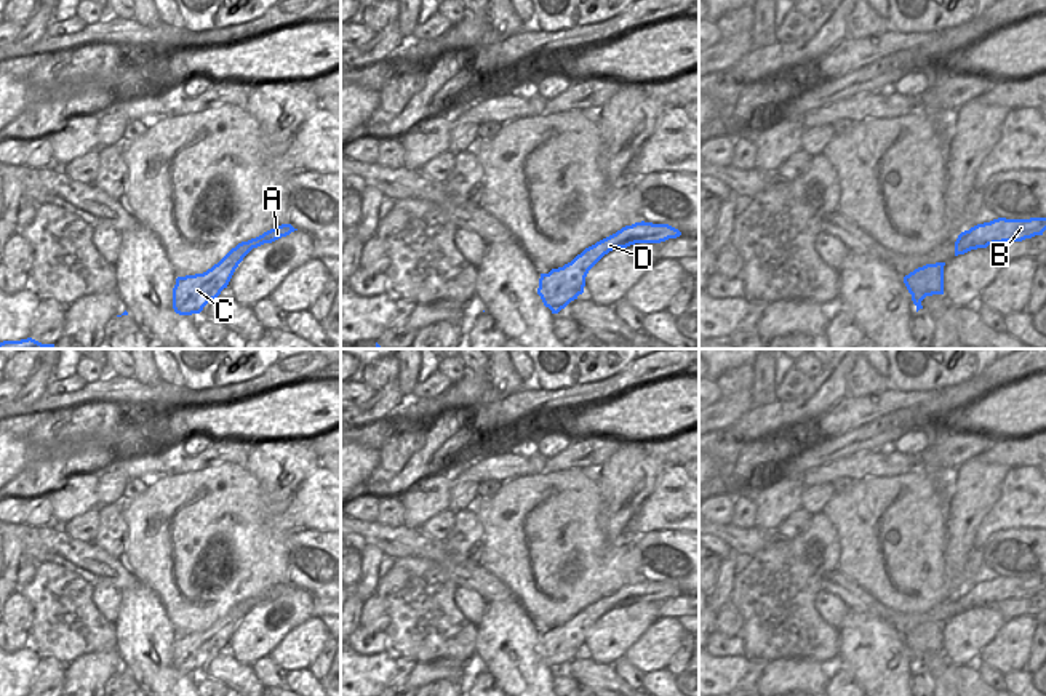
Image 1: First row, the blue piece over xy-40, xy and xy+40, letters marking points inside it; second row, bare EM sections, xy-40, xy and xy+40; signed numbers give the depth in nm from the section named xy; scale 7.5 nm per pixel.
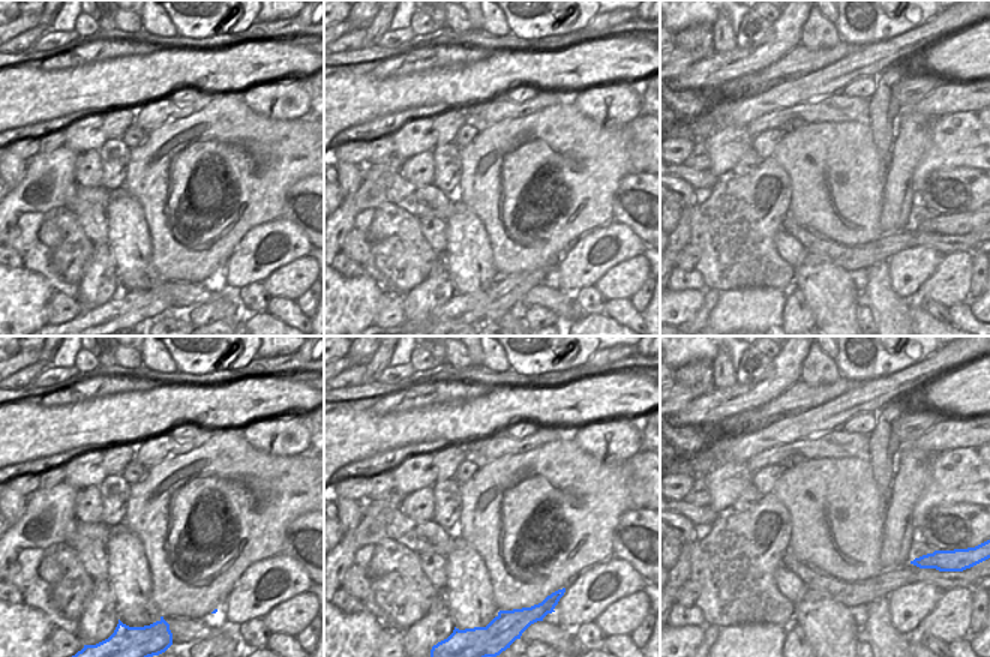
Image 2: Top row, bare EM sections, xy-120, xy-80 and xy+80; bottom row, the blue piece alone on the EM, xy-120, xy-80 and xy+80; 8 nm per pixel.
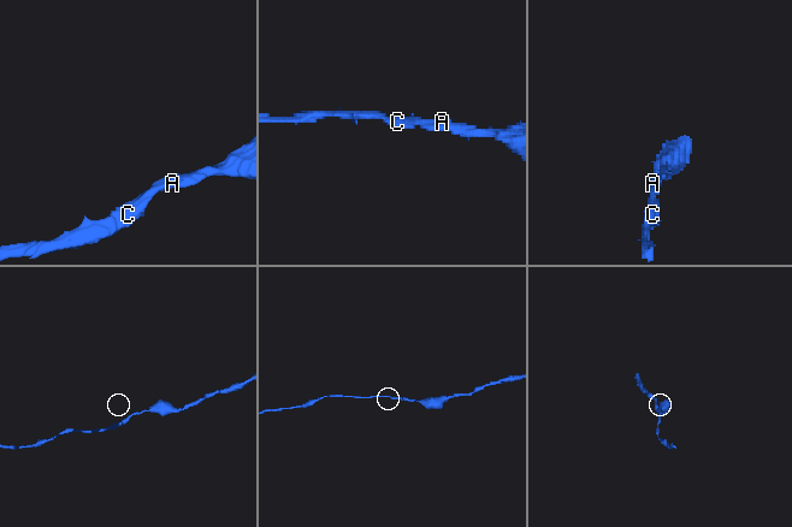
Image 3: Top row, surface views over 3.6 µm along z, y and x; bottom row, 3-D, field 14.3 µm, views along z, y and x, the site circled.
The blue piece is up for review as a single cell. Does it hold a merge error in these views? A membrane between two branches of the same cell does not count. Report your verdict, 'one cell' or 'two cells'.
one cell

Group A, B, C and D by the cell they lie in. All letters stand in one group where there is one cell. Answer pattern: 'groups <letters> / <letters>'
groups A B C D

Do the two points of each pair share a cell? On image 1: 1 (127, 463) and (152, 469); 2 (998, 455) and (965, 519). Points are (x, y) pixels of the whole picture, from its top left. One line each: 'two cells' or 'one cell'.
1: one cell
2: two cells

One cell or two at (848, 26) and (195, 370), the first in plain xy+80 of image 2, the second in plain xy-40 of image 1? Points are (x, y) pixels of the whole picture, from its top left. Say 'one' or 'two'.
one

